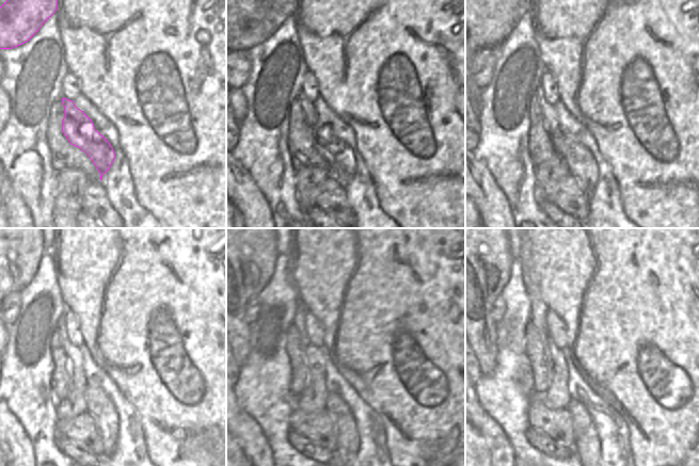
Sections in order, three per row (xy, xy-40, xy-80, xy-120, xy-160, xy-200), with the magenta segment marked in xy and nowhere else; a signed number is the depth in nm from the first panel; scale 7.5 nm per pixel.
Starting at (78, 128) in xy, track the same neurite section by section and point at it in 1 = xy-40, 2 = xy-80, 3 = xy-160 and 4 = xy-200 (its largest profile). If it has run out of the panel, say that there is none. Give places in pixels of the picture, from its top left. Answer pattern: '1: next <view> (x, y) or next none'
1: next xy-40 (339, 157)
2: next xy-80 (578, 160)
3: next xy-160 (348, 442)
4: next xy-200 (586, 443)

